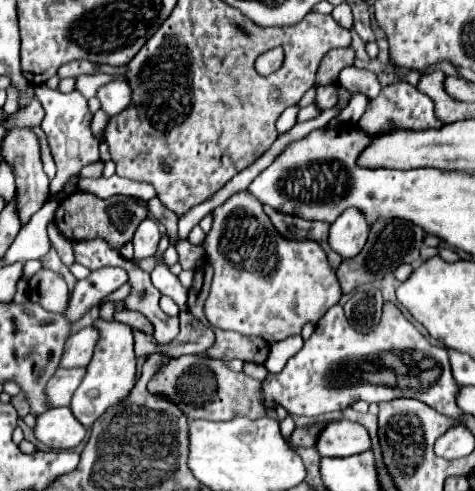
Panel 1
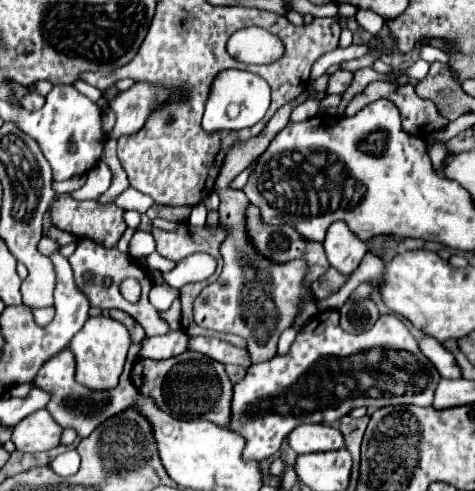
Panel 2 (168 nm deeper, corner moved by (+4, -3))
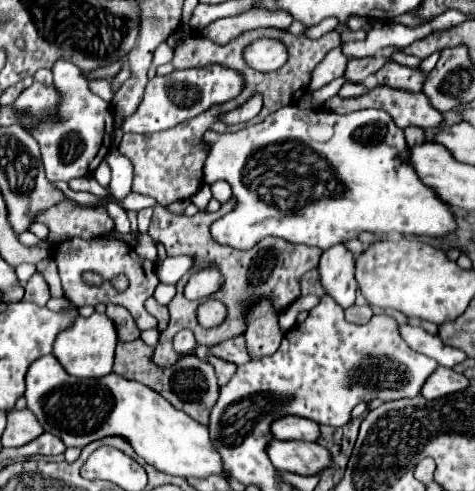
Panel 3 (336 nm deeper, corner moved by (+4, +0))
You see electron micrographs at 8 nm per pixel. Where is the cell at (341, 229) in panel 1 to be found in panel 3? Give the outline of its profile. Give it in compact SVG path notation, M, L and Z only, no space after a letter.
M335 244L323 252L319 272L323 288L339 306L347 308L355 302L355 254L345 244Z

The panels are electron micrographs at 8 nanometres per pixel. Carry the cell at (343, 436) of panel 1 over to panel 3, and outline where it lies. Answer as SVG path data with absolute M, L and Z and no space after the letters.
M283 416L283 420L275 420L275 424L271 424L271 432L277 440L317 442L321 436L319 424L299 416Z

